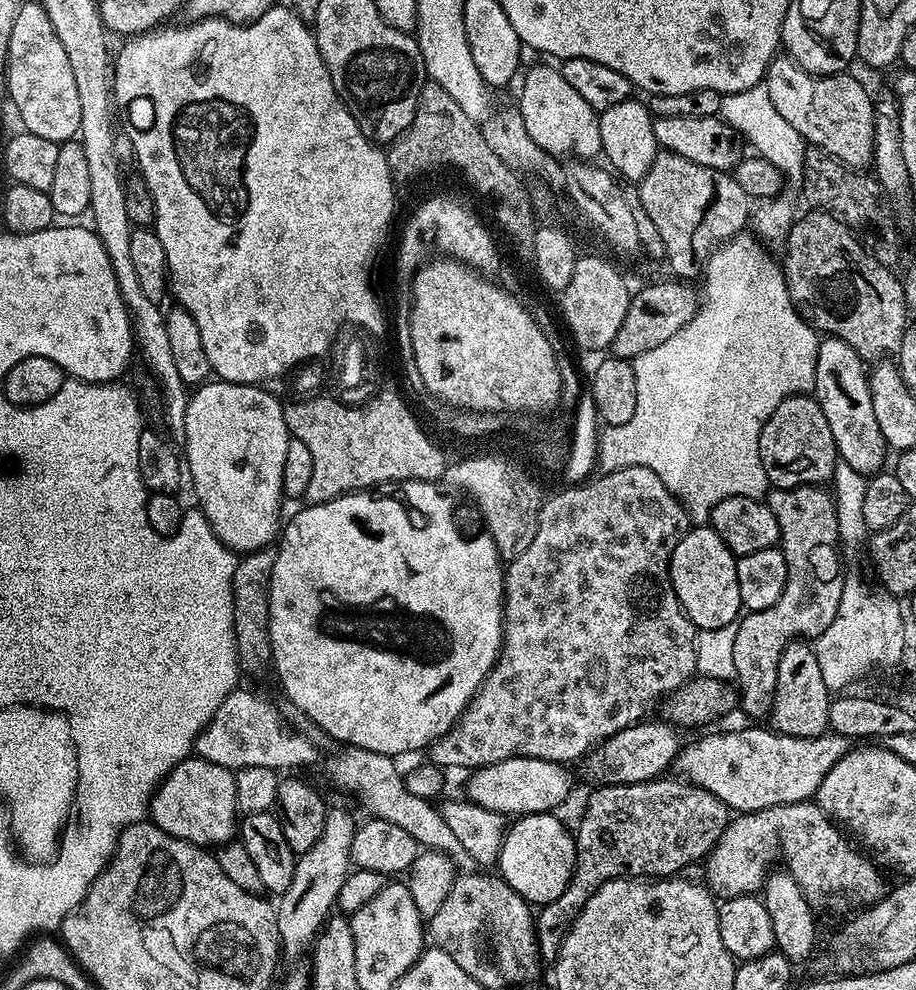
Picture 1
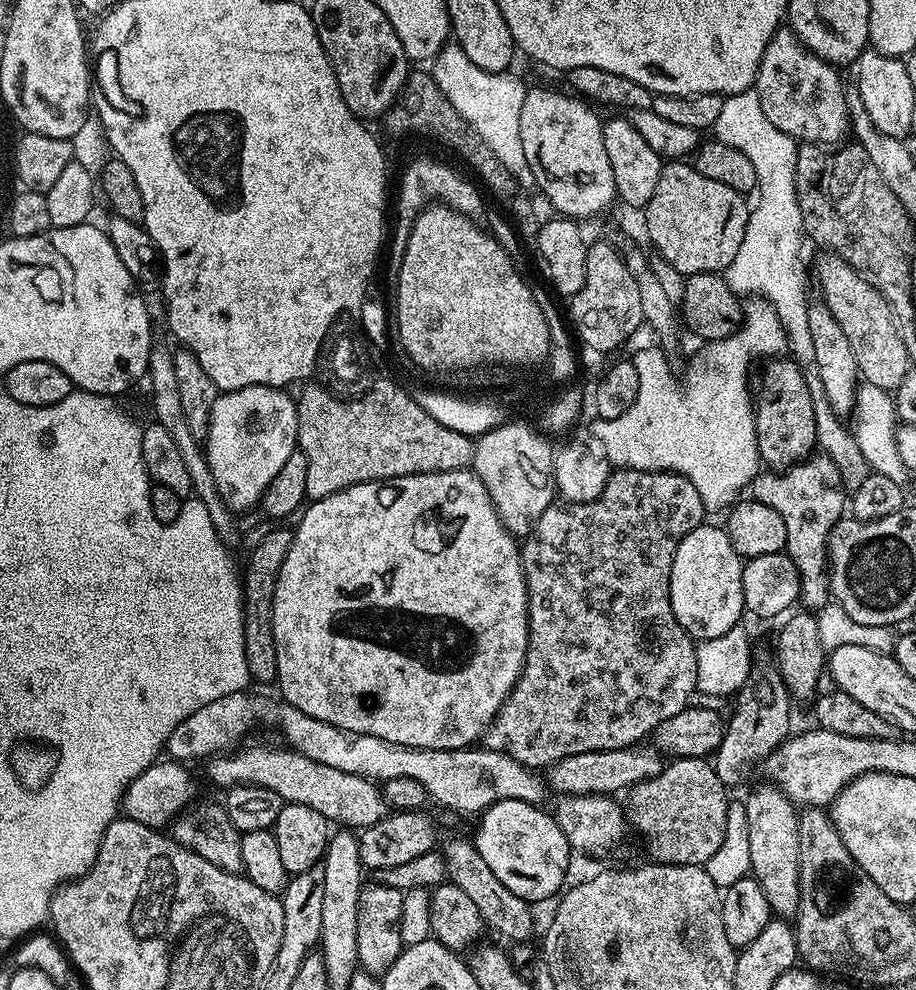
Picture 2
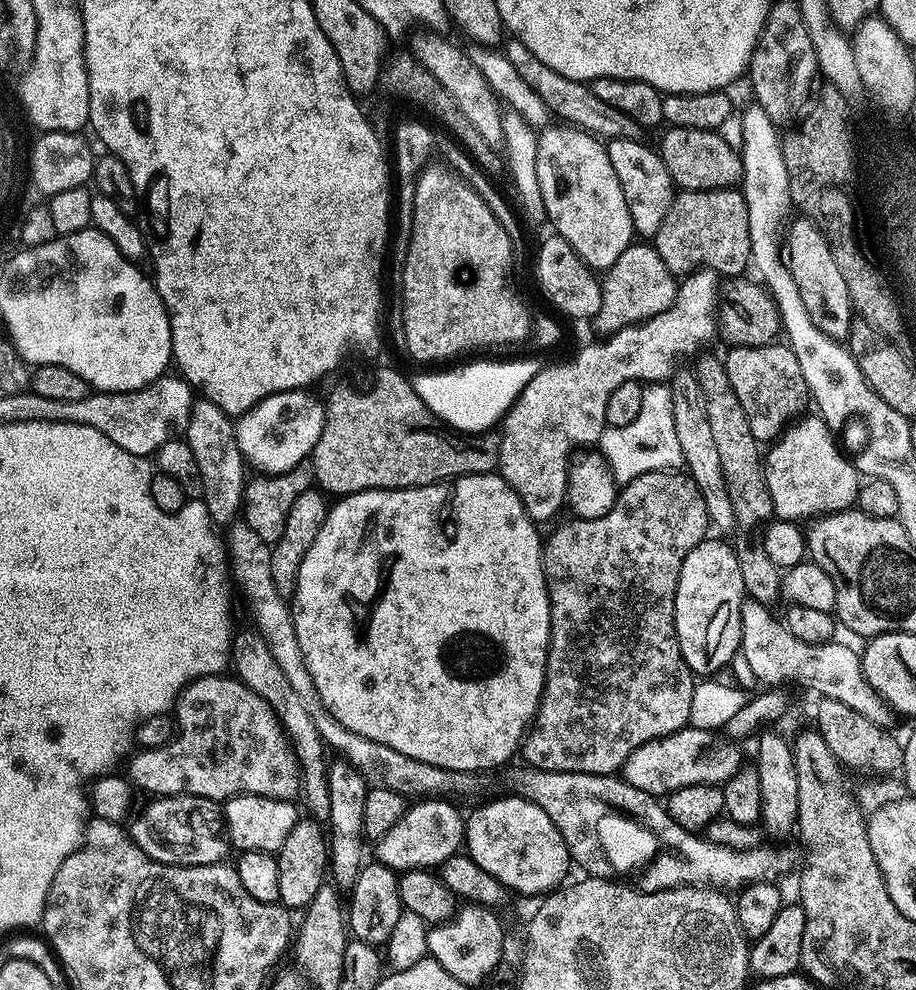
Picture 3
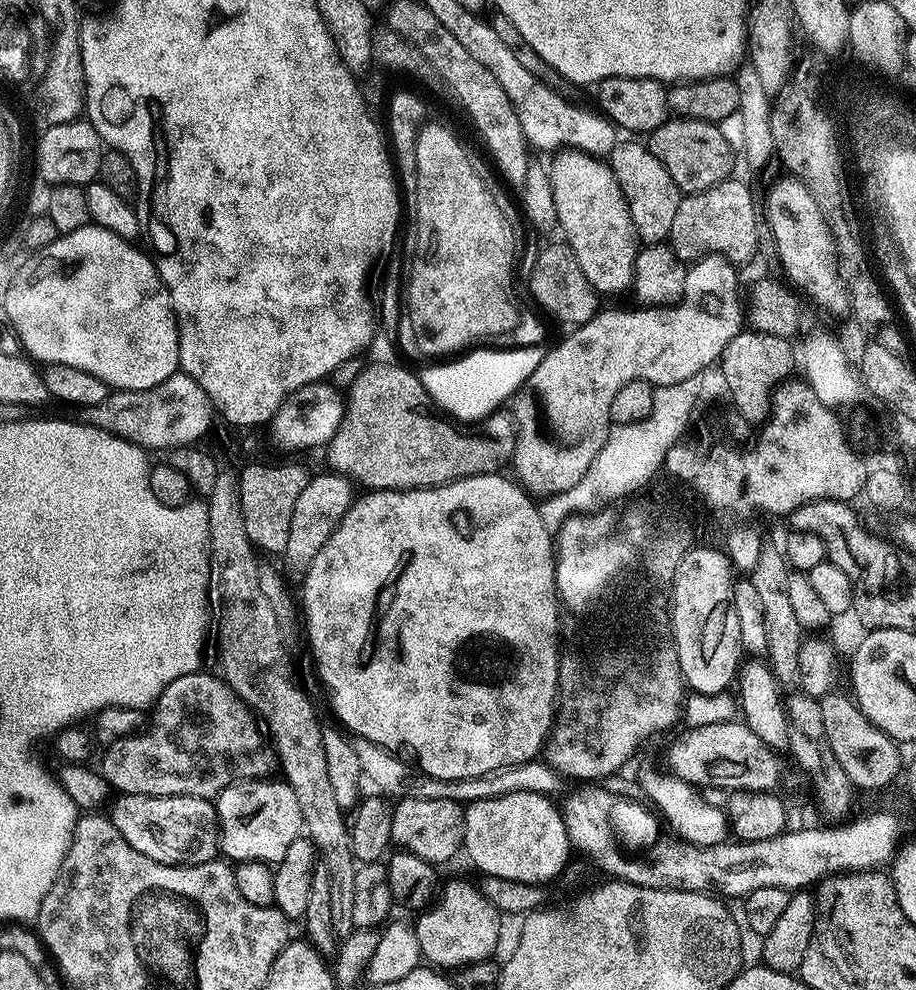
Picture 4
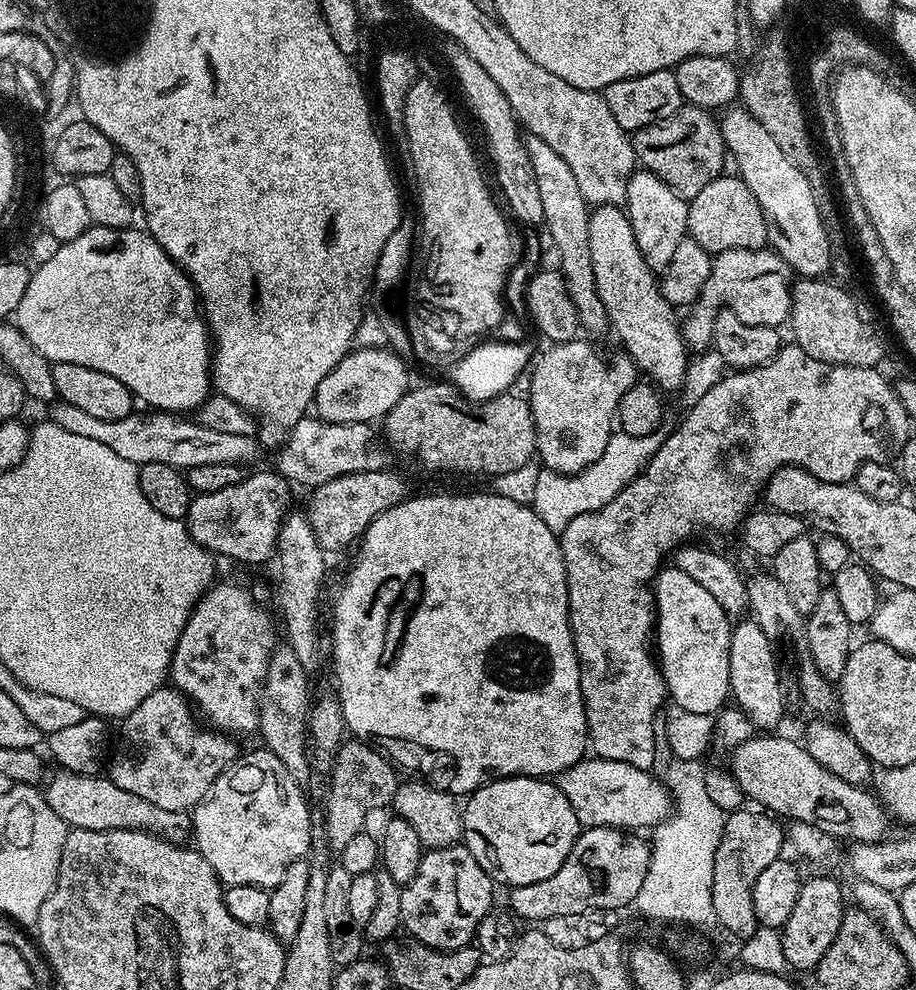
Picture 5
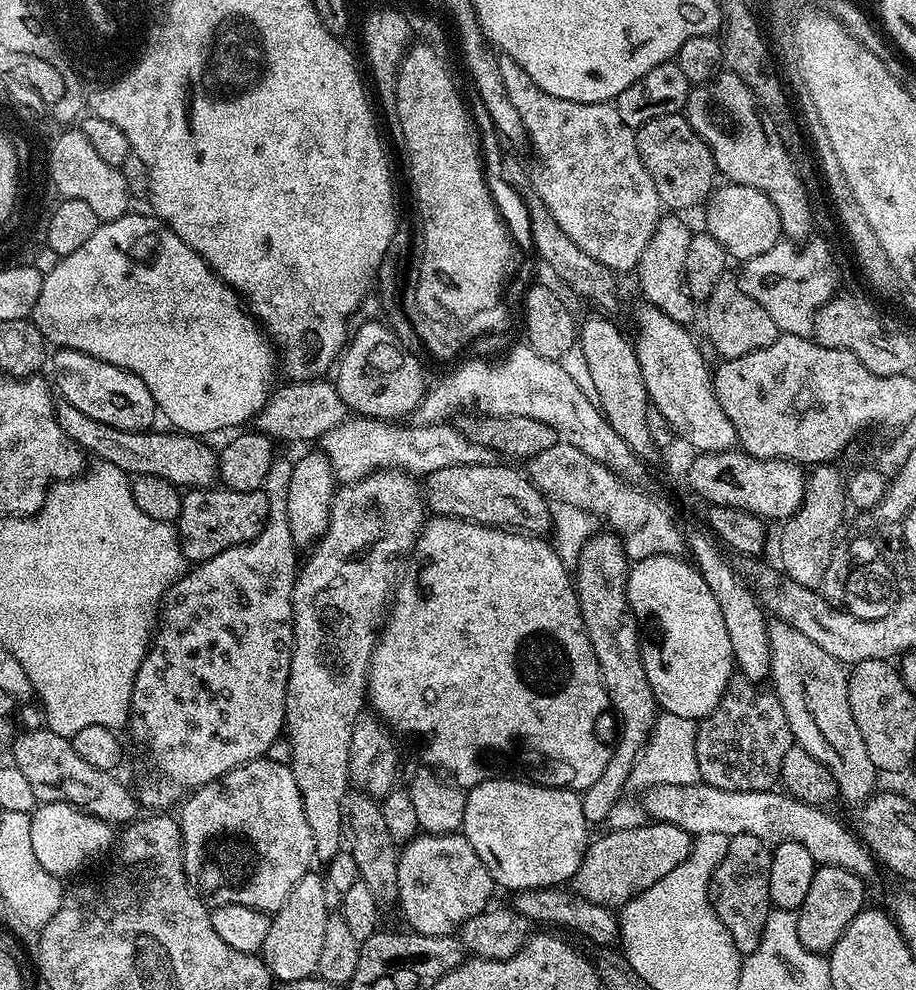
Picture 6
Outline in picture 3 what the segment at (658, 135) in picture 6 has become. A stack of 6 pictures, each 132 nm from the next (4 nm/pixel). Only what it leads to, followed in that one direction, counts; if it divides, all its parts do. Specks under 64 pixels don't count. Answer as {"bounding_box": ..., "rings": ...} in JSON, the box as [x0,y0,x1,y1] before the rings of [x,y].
{"bounding_box":[658,127,744,192],"rings":[[[669,127],[668,133],[658,143],[658,151],[666,170],[670,174],[673,185],[685,192],[705,192],[706,190],[718,190],[719,188],[736,188],[744,178],[743,155],[730,142],[720,137],[719,131],[694,130],[693,128]]]}

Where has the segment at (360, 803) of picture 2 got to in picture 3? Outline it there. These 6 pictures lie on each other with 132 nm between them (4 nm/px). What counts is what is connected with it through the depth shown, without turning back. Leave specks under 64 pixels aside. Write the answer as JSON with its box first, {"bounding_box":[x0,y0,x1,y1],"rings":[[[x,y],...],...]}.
{"bounding_box":[128,676,301,802],"rings":[[[203,676],[180,692],[174,705],[175,735],[165,744],[133,755],[128,776],[138,788],[140,786],[154,796],[188,795],[217,802],[239,795],[293,801],[301,793],[300,763],[276,711],[237,677],[227,676]]]}

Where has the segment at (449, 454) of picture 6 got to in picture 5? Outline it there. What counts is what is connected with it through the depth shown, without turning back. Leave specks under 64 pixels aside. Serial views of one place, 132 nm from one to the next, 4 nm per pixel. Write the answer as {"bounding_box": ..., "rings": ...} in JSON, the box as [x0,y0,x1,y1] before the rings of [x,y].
{"bounding_box":[275,418,385,489],"rings":[[[319,418],[299,420],[297,424],[291,425],[292,433],[276,456],[275,471],[293,485],[308,484],[309,489],[330,482],[334,478],[342,478],[346,474],[379,472],[385,467],[385,449],[378,439],[377,429],[375,432],[372,428],[375,427],[371,423],[327,424]]]}

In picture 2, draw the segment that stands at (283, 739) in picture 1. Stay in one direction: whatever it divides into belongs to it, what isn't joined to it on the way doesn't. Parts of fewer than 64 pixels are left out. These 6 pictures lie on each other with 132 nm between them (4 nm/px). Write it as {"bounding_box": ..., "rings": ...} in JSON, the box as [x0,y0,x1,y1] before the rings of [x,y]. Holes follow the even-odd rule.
{"bounding_box":[166,691,544,814],"rings":[[[247,691],[226,694],[190,714],[170,734],[166,745],[166,752],[173,761],[189,762],[213,757],[219,753],[227,753],[241,743],[240,735],[256,720],[256,704],[248,697]],[[281,703],[279,707],[276,724],[284,735],[283,743],[306,758],[375,782],[414,778],[414,782],[422,782],[433,801],[437,800],[442,807],[454,812],[483,814],[487,808],[503,800],[540,802],[544,796],[544,784],[536,777],[539,775],[505,752],[495,752],[483,746],[454,750],[404,748],[401,744],[374,738],[374,734],[358,734],[342,730],[330,722],[310,718],[310,714],[302,714],[302,710],[292,704]]]}

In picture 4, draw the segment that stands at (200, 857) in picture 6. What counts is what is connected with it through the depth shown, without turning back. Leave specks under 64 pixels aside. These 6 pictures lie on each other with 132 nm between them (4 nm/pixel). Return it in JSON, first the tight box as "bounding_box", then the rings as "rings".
{"bounding_box":[216,778,305,866],"rings":[[[277,778],[237,779],[230,783],[216,796],[216,819],[220,826],[219,851],[229,856],[232,862],[245,862],[256,860],[259,864],[275,866],[286,858],[286,850],[290,850],[290,842],[301,839],[305,831],[302,810],[298,810],[298,798],[294,798],[294,790],[287,780]]]}

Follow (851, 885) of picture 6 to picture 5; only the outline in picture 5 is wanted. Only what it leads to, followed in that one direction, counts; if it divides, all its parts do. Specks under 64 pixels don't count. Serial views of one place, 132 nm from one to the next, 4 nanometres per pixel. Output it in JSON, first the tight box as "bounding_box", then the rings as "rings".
{"bounding_box":[779,876,846,973],"rings":[[[816,876],[813,880],[805,879],[801,883],[798,902],[794,902],[794,911],[790,913],[790,918],[786,918],[783,928],[779,929],[782,954],[789,969],[797,968],[800,972],[811,973],[826,954],[826,950],[830,950],[846,911],[844,896],[846,900],[845,889],[843,892],[839,882],[828,876]]]}

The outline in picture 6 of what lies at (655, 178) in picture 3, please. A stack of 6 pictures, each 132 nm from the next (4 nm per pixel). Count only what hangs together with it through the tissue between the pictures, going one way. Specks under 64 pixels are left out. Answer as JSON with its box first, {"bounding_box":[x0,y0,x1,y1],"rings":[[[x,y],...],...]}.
{"bounding_box":[634,215,698,326],"rings":[[[661,215],[646,250],[642,250],[642,258],[635,266],[634,277],[640,283],[640,292],[647,303],[674,318],[674,322],[688,326],[698,308],[697,301],[693,300],[686,286],[686,253],[690,250],[690,238],[694,232],[676,216],[679,215]]]}

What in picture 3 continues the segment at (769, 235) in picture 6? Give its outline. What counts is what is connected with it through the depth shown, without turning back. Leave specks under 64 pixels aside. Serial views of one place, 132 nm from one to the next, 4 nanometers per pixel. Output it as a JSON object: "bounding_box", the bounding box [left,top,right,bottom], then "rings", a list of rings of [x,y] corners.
{"bounding_box":[654,188,750,278],"rings":[[[719,188],[705,192],[681,191],[673,199],[670,210],[654,237],[656,252],[666,262],[673,276],[683,278],[701,268],[711,268],[713,272],[724,278],[736,278],[745,267],[749,267],[750,254],[750,222],[746,218],[746,202],[743,191],[736,188]]]}

